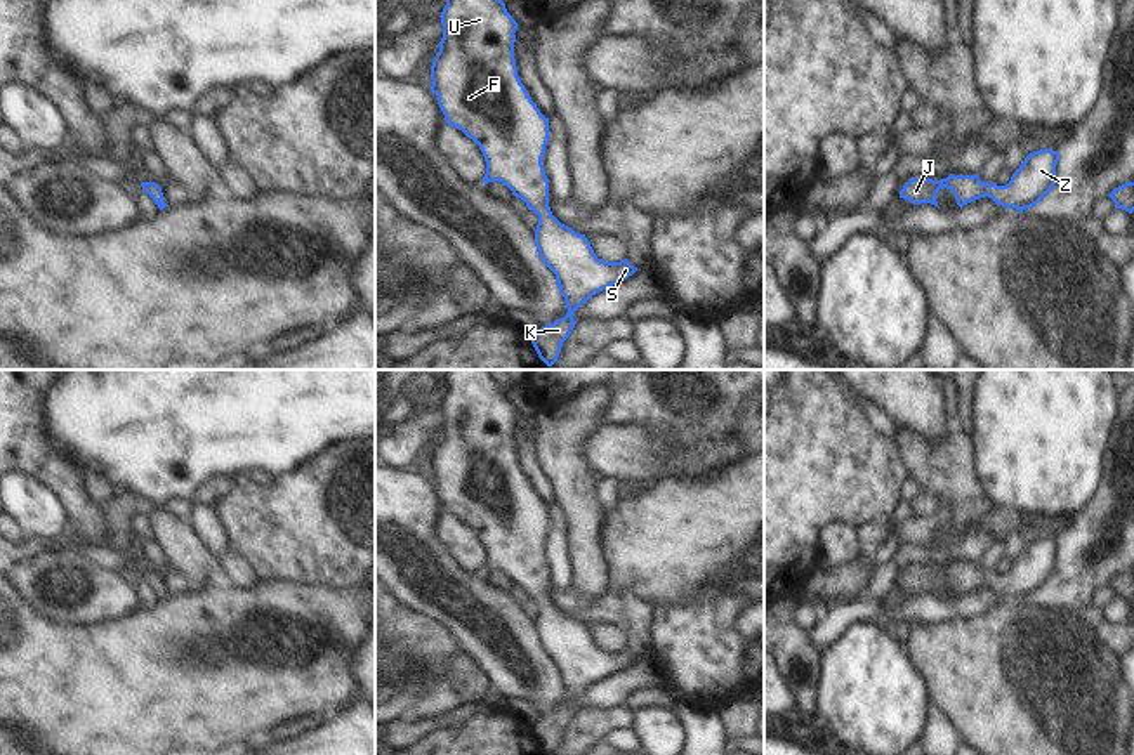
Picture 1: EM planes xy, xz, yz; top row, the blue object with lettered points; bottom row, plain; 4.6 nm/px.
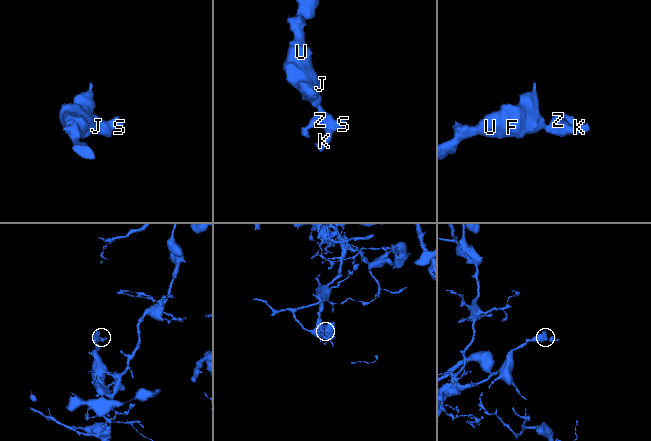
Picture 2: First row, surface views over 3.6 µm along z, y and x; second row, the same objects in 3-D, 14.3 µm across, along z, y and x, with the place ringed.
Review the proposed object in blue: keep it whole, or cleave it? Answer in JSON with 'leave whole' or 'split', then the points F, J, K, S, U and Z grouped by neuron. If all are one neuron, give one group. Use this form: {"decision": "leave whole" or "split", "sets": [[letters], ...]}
{"decision": "leave whole", "sets": [["F", "J", "K", "S", "U", "Z"]]}

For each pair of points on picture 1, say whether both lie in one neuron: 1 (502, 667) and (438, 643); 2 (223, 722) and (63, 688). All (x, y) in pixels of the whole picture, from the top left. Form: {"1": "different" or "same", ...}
{"1": "different", "2": "different"}

